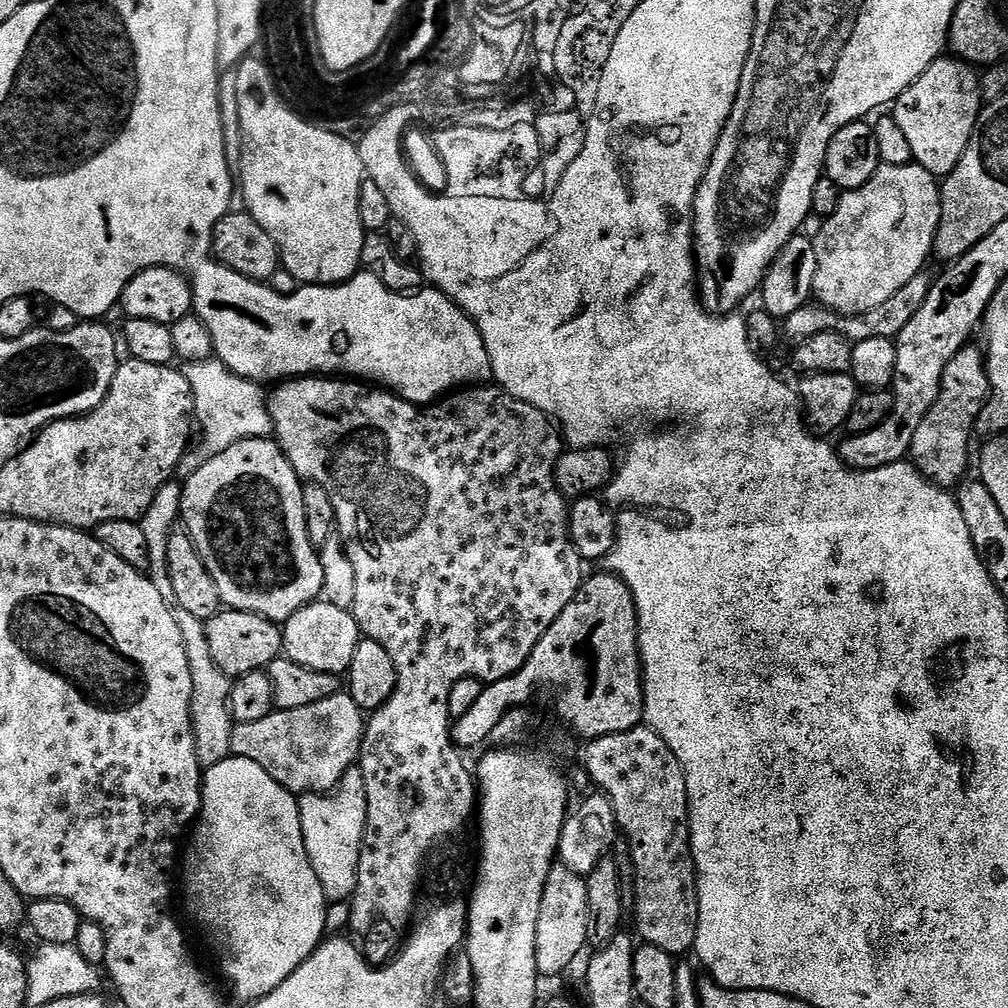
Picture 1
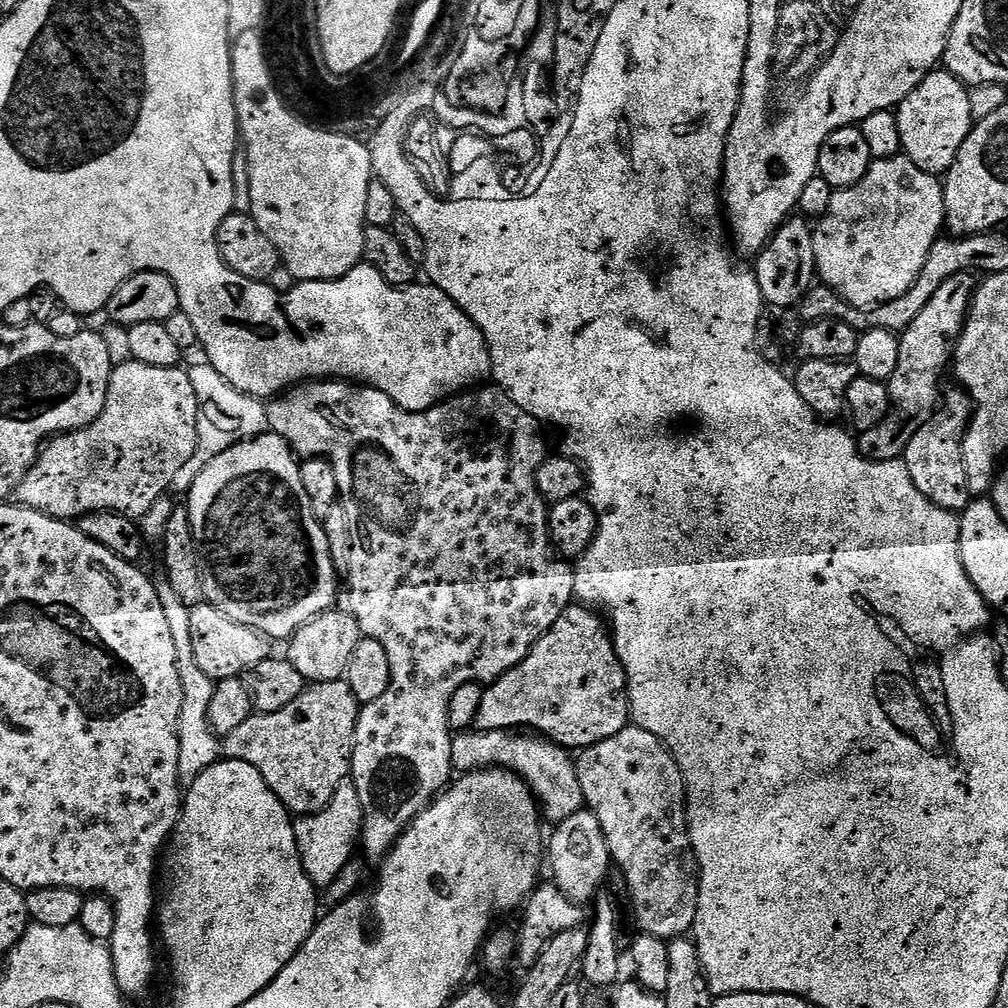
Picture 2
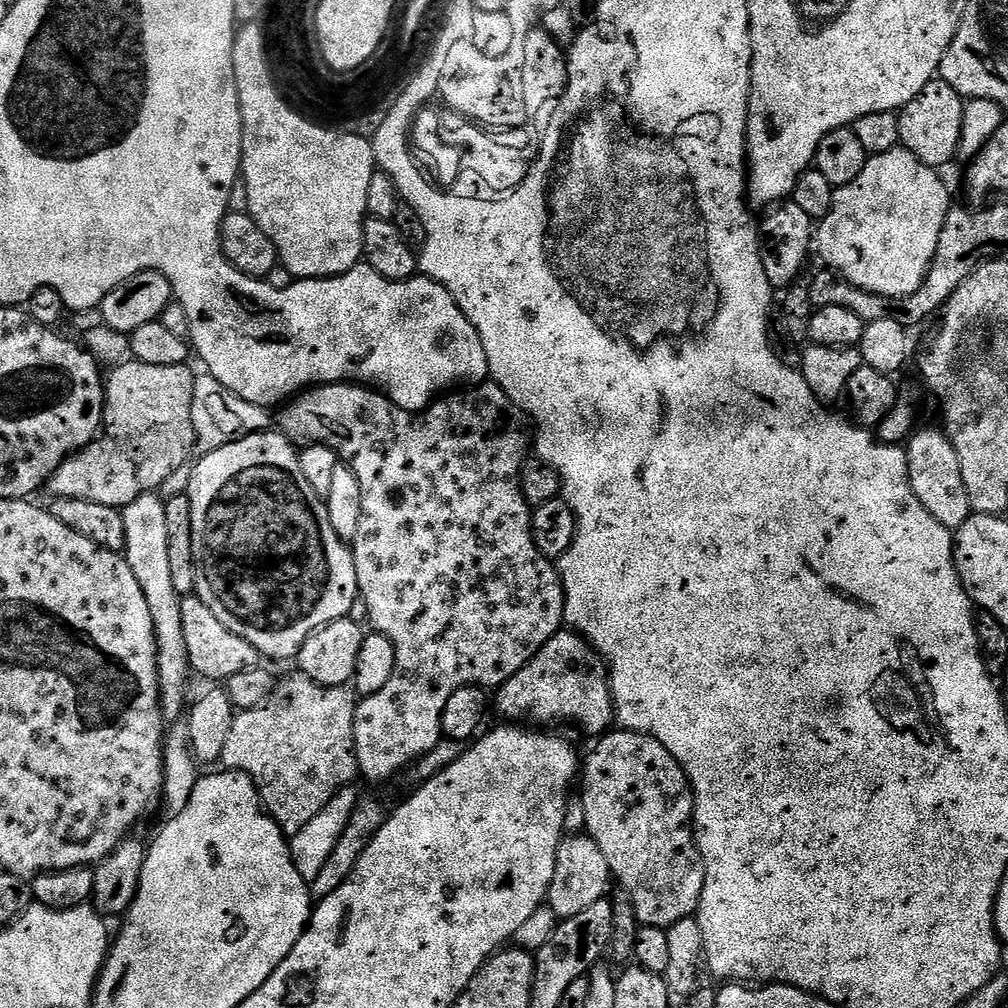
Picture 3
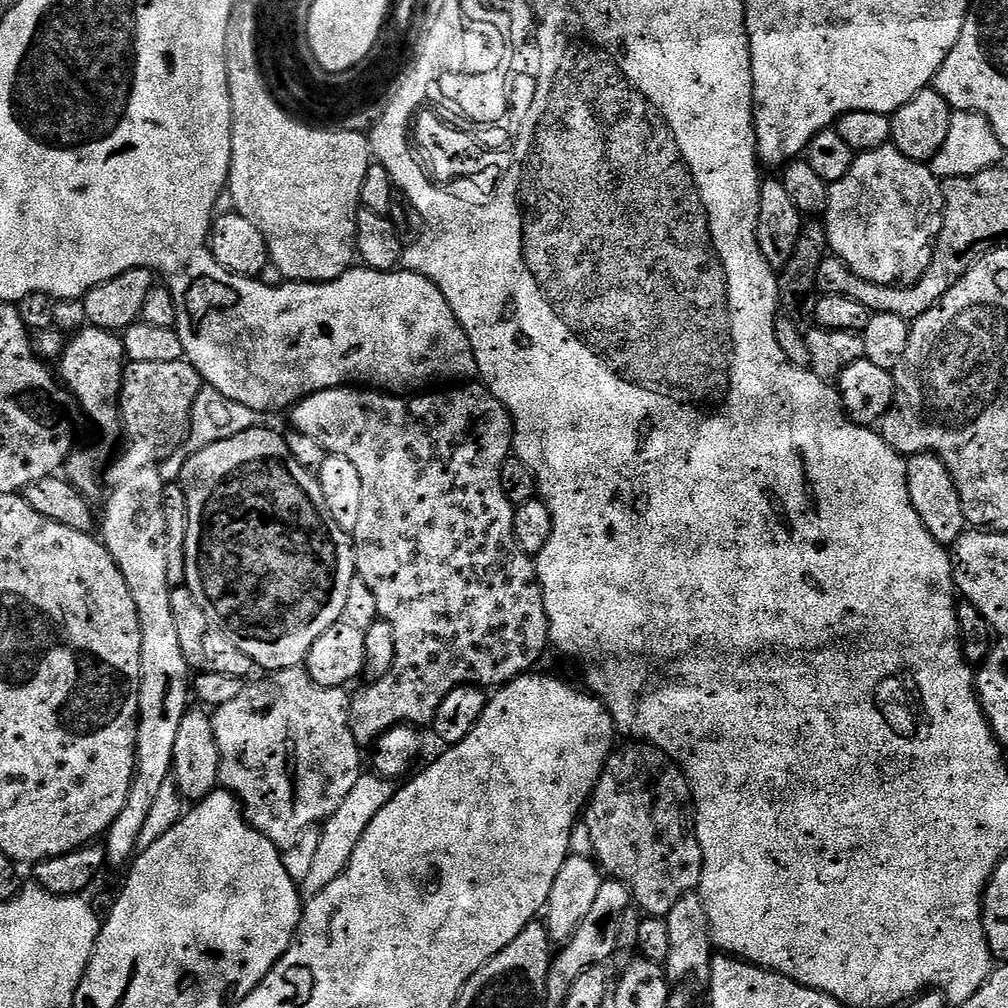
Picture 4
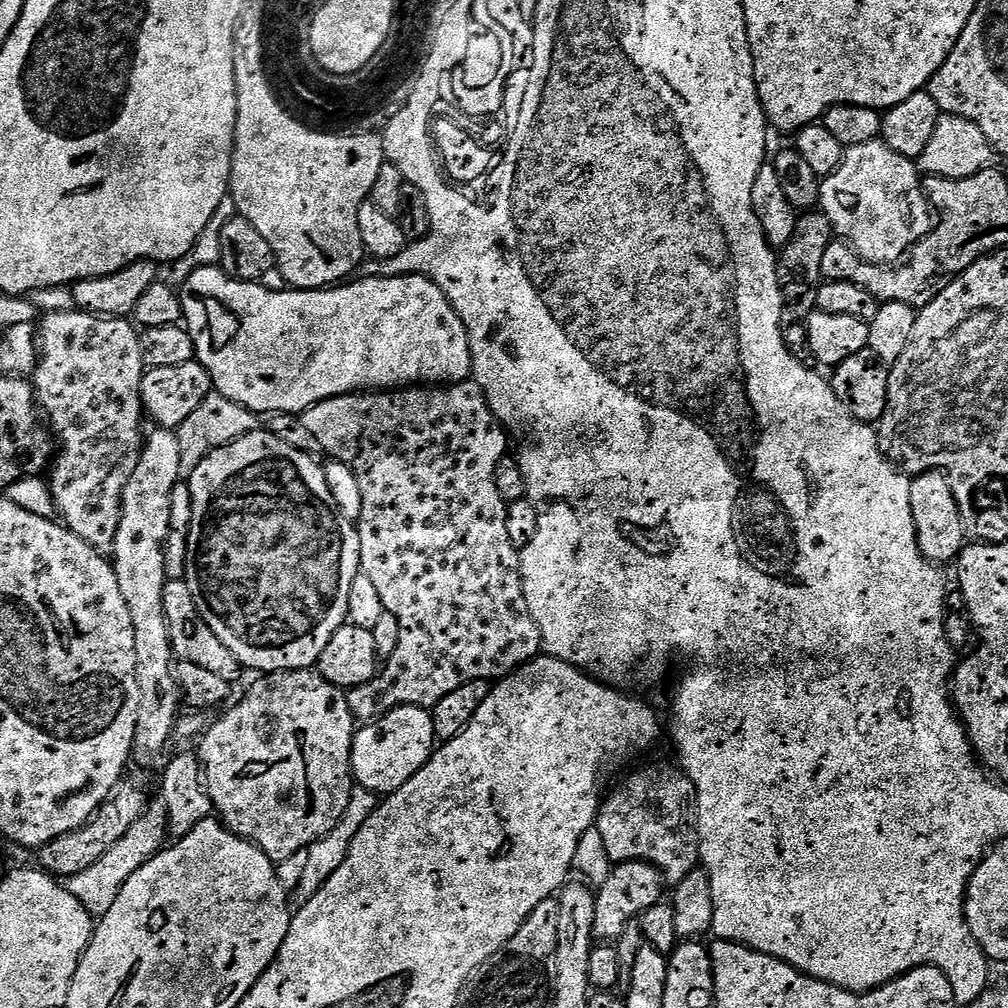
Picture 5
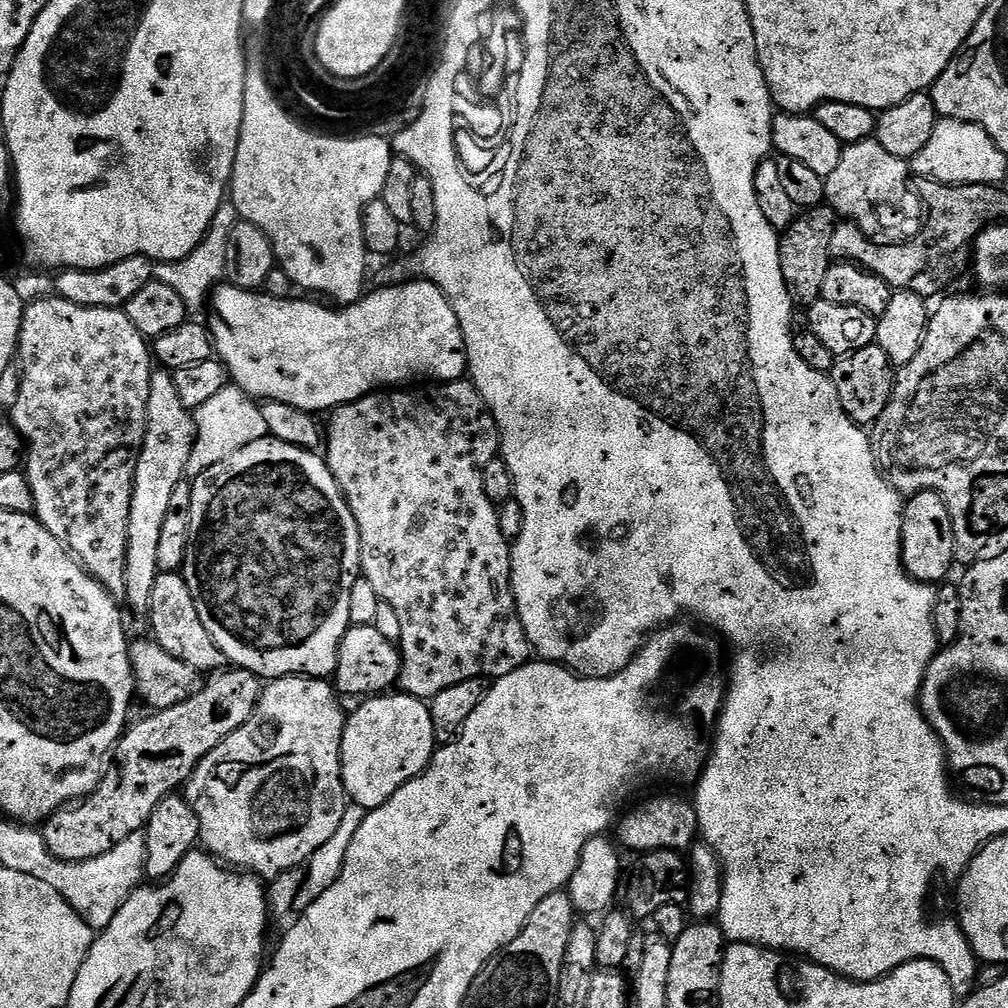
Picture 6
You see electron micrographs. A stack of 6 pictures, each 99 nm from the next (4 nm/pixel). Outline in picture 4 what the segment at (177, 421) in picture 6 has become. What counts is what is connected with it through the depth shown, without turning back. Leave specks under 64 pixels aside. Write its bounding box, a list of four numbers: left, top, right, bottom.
[102,467,190,869]

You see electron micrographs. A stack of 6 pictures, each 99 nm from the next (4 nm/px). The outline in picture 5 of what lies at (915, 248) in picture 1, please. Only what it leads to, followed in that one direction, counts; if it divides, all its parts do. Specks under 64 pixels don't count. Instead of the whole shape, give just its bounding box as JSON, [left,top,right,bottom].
[818,139,937,266]

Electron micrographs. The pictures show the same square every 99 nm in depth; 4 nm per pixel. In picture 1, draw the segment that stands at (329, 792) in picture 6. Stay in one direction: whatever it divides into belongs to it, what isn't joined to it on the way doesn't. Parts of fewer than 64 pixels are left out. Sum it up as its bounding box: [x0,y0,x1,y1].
[230,690,366,794]

